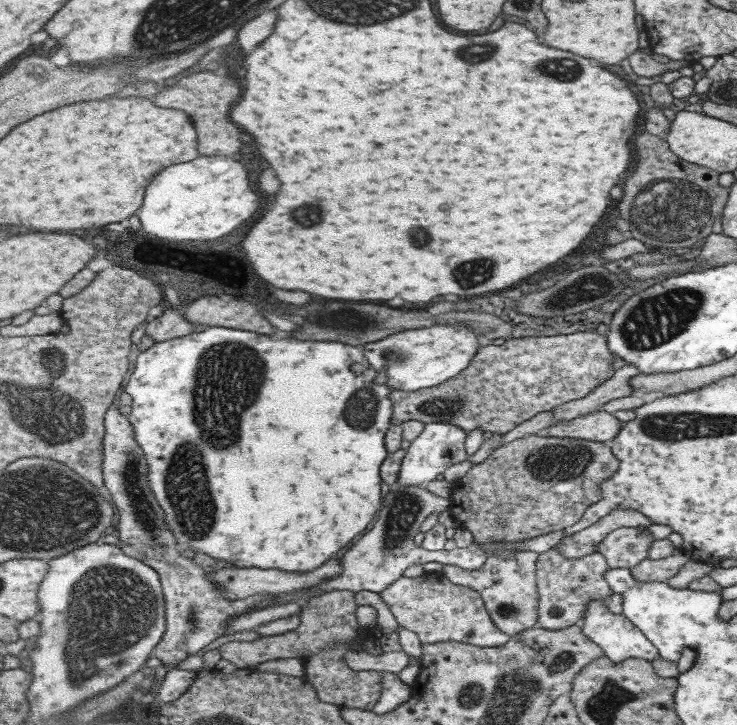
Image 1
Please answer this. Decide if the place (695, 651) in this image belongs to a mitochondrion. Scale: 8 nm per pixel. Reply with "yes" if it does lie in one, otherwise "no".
no

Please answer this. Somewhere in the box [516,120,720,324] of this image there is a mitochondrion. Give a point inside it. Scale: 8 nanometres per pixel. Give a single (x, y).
(665, 210)

